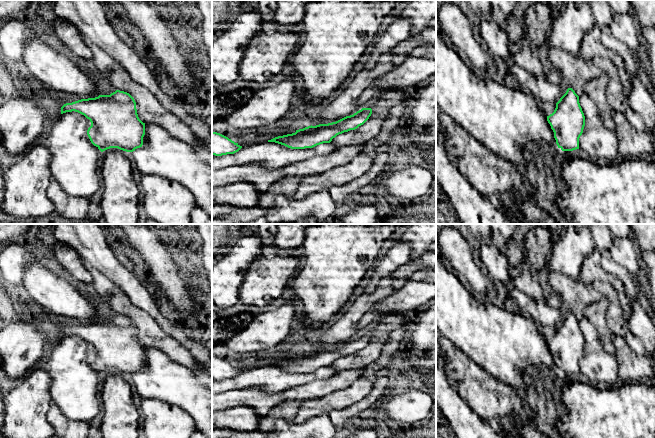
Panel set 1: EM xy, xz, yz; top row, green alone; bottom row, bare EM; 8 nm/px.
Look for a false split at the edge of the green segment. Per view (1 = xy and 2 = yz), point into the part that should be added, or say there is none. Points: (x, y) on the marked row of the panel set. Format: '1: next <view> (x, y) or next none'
1: next none
2: next none

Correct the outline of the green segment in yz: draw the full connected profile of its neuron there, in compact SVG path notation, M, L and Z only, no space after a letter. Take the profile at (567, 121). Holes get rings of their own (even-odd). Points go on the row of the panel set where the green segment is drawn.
M572 88L556 103L547 121L554 132L558 148L562 151L579 149L579 138L585 126L585 116L579 103L579 96Z

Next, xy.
M116 90L110 95L81 99L66 103L61 107L61 114L72 111L78 112L90 120L91 126L87 130L87 135L91 143L101 152L110 148L133 152L143 145L145 123L139 119L136 102L127 92Z

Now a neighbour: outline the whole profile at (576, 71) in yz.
M551 47L548 59L551 69L557 71L578 96L584 93L584 87L588 81L602 74L592 60L573 56L559 48Z

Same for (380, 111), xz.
M400 91L386 94L371 107L372 114L363 125L355 130L337 135L332 139L331 143L335 144L338 148L342 146L364 145L380 133L390 110L407 98L409 98L409 95Z

